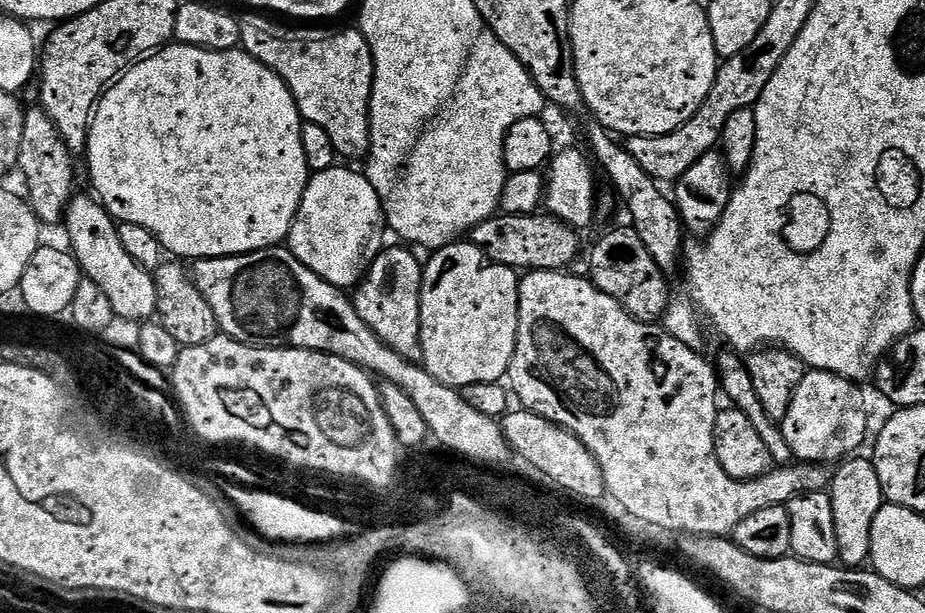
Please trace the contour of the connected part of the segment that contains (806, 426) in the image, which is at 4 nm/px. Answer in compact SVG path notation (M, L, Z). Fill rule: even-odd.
M815 370L805 371L802 382L798 382L798 390L794 390L794 398L790 398L790 410L786 410L786 418L778 424L781 434L784 435L785 446L796 455L793 457L797 461L832 466L859 453L856 451L863 446L864 439L870 436L868 427L870 405L864 401L864 392L860 388L863 387L859 383L842 378L838 374Z

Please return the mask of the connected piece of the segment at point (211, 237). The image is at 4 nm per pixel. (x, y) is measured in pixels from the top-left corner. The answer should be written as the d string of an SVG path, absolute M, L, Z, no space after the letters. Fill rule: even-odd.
M169 43L167 46L136 61L123 73L100 98L96 111L92 114L92 125L88 131L88 176L92 179L91 191L95 193L112 219L120 224L143 226L150 230L158 242L162 242L165 253L183 258L188 262L209 260L219 256L241 256L247 252L257 252L263 248L275 248L287 241L302 194L308 185L308 163L302 150L300 125L302 117L286 82L272 68L255 60L249 52L231 48L215 52L205 48L195 48L185 44Z

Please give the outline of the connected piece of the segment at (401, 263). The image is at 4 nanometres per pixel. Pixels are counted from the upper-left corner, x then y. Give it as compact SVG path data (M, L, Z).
M388 246L376 255L355 289L354 303L362 322L366 322L386 346L402 354L402 358L420 362L424 358L420 341L420 291L424 269L422 260L415 256L417 253L411 247L400 247L404 248Z

